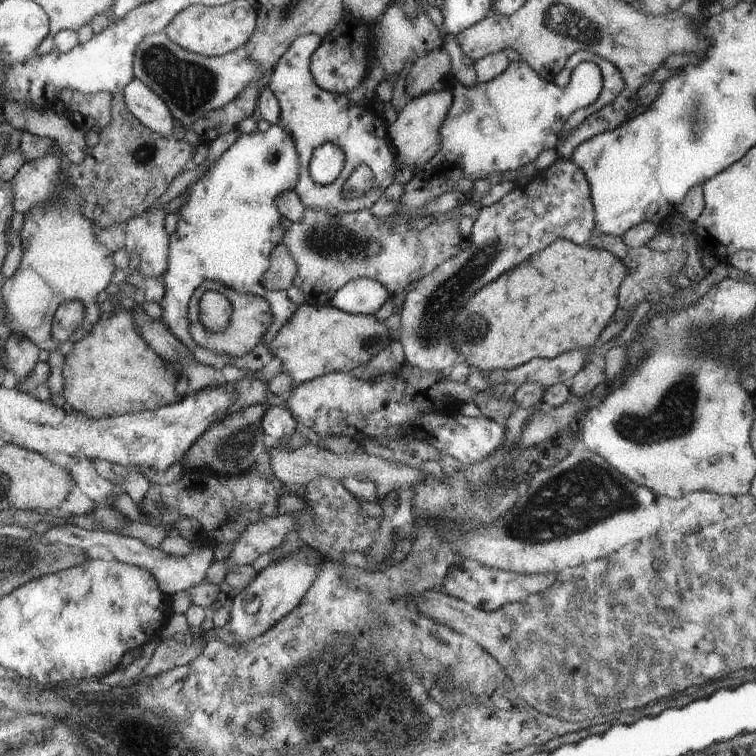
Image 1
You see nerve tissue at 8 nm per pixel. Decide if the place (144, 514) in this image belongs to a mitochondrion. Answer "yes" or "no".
no

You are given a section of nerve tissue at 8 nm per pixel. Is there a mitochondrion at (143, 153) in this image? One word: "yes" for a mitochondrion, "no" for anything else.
yes

